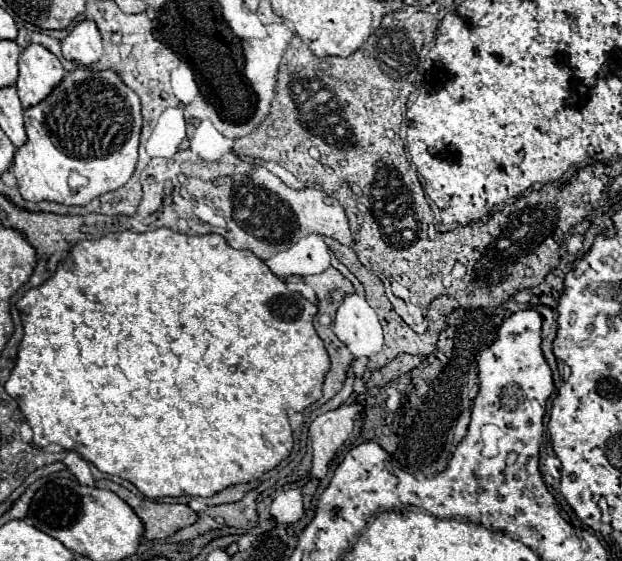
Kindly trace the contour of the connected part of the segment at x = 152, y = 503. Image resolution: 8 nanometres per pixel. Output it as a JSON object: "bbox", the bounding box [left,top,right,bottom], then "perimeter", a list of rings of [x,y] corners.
{"bbox":[95,480,197,540],"perimeter":[[[99,480],[99,482],[95,482],[95,486],[115,492],[121,500],[125,500],[133,508],[133,512],[141,518],[141,522],[145,526],[147,540],[167,538],[197,520],[197,514],[185,504],[165,504],[165,502],[157,502],[157,500],[139,498],[133,492],[129,492],[127,488],[119,486],[111,480]]]}

